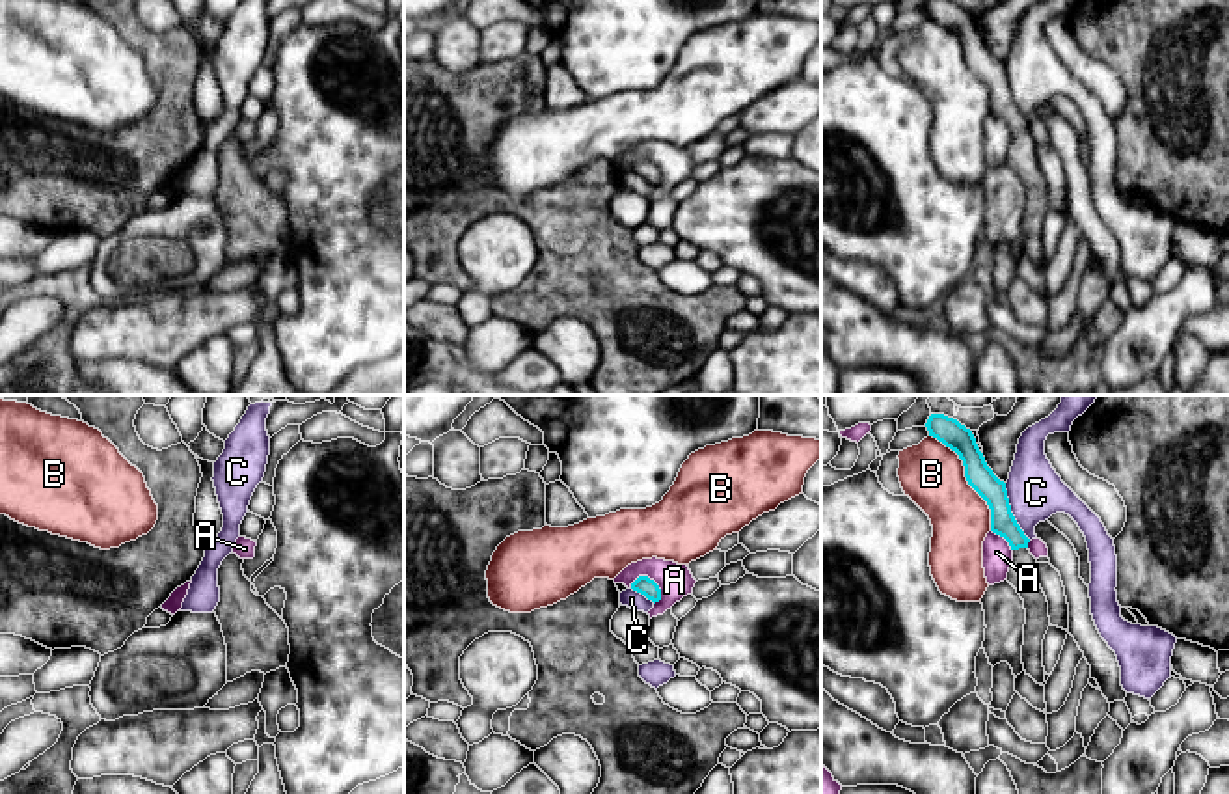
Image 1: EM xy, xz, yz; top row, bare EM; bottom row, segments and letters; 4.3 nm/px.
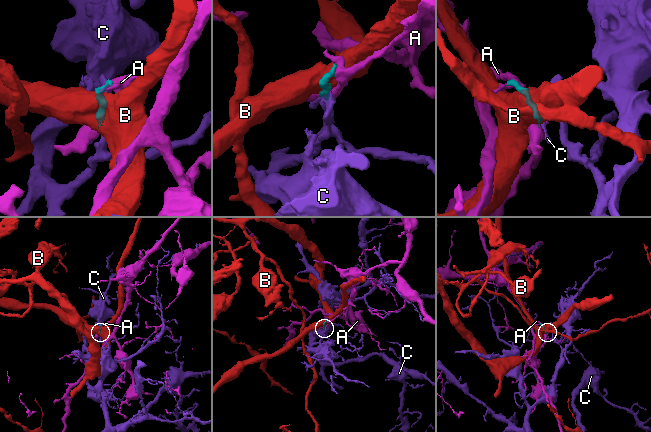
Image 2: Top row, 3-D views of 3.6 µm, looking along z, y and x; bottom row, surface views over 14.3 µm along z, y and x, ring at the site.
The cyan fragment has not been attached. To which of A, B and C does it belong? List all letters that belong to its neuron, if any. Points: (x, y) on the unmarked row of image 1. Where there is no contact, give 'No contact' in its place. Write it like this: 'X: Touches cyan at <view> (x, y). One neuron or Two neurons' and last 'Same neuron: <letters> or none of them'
A: Touches cyan at xz (648, 161). Two neurons
B: Touches cyan at yz (967, 62). Two neurons
C: Touches cyan at yz (1010, 94). Two neurons
Same neuron: none of them

